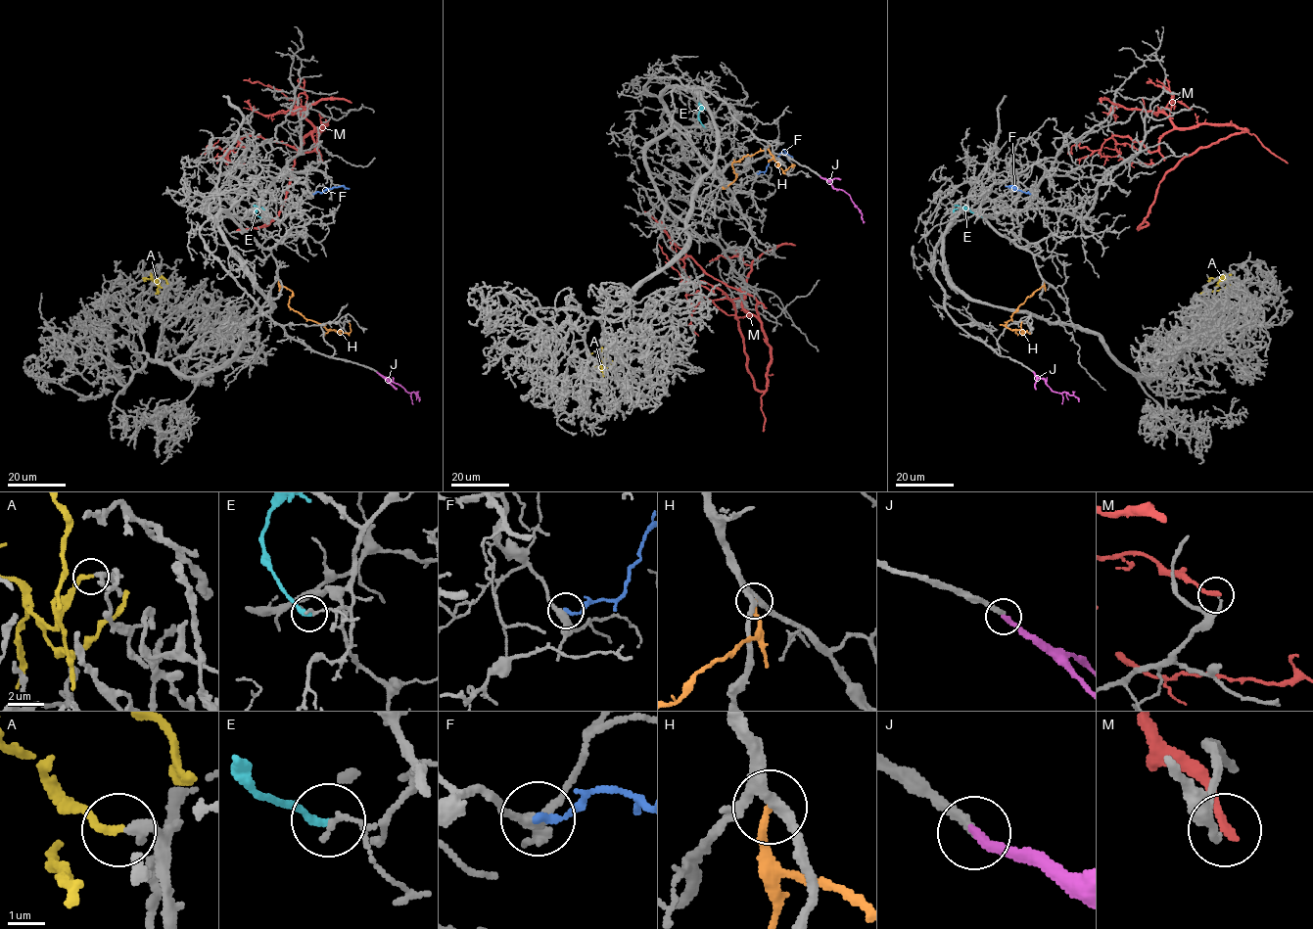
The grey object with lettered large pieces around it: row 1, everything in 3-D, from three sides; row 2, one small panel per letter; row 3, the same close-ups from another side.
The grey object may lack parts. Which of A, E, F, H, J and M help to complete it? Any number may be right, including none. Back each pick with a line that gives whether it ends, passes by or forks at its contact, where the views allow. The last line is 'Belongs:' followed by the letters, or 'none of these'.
A: it ends
J: it ends
Belongs: A, J

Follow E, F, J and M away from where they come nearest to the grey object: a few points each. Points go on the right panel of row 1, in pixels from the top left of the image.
E: (983, 217), (967, 209), (956, 209), (953, 212)
F: (1030, 194), (1008, 187), (1015, 187), (1015, 190)
J: (1033, 372), (1053, 391), (1067, 393), (1078, 401)
M: (1139, 150), (1112, 136), (1154, 152), (1174, 129), (1247, 130), (1185, 156), (1138, 230)

